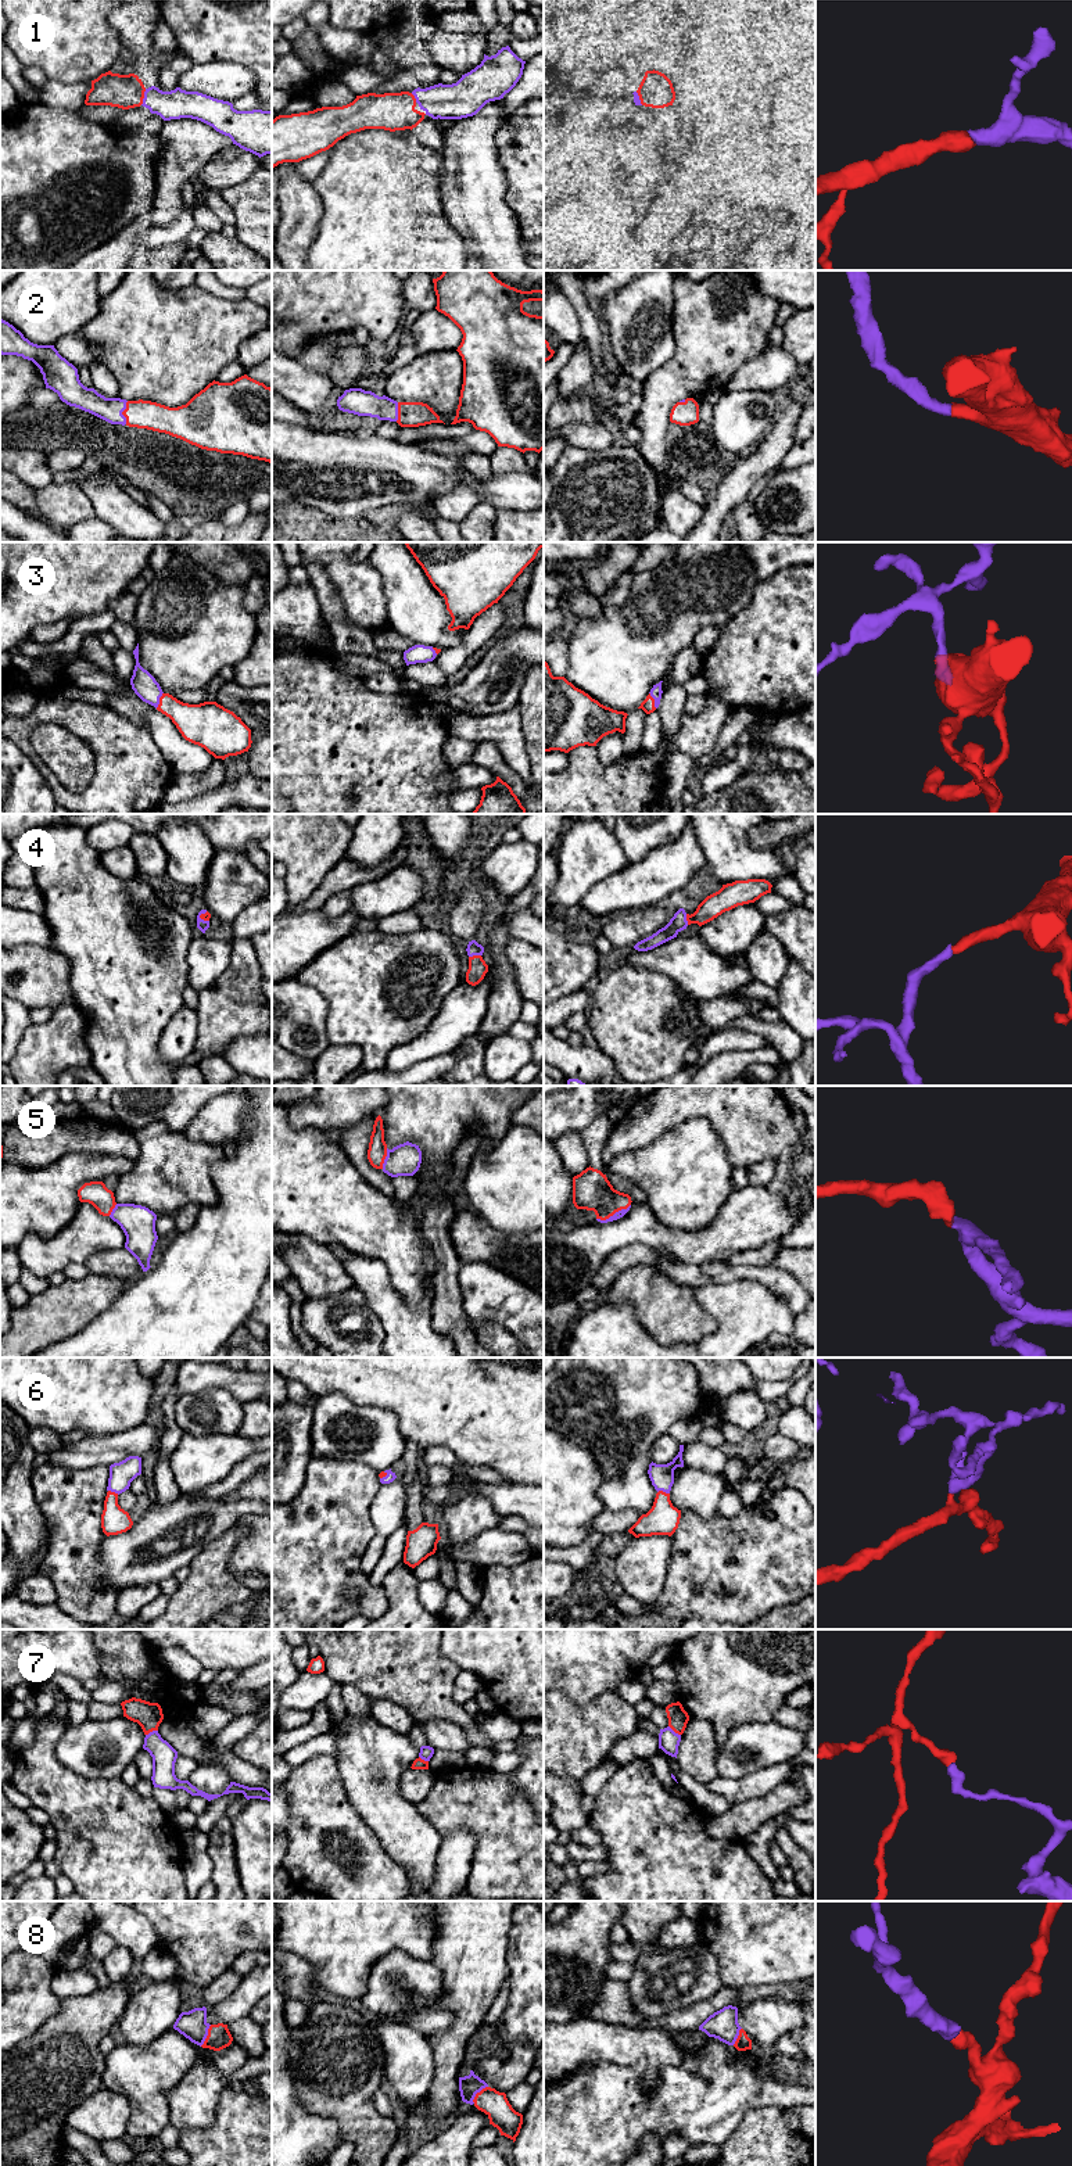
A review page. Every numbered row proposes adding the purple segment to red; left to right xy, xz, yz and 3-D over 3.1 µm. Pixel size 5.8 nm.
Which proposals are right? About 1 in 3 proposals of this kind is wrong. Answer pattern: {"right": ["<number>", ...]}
{"right": ["1", "2", "3", "4", "5", "6", "8"]}

